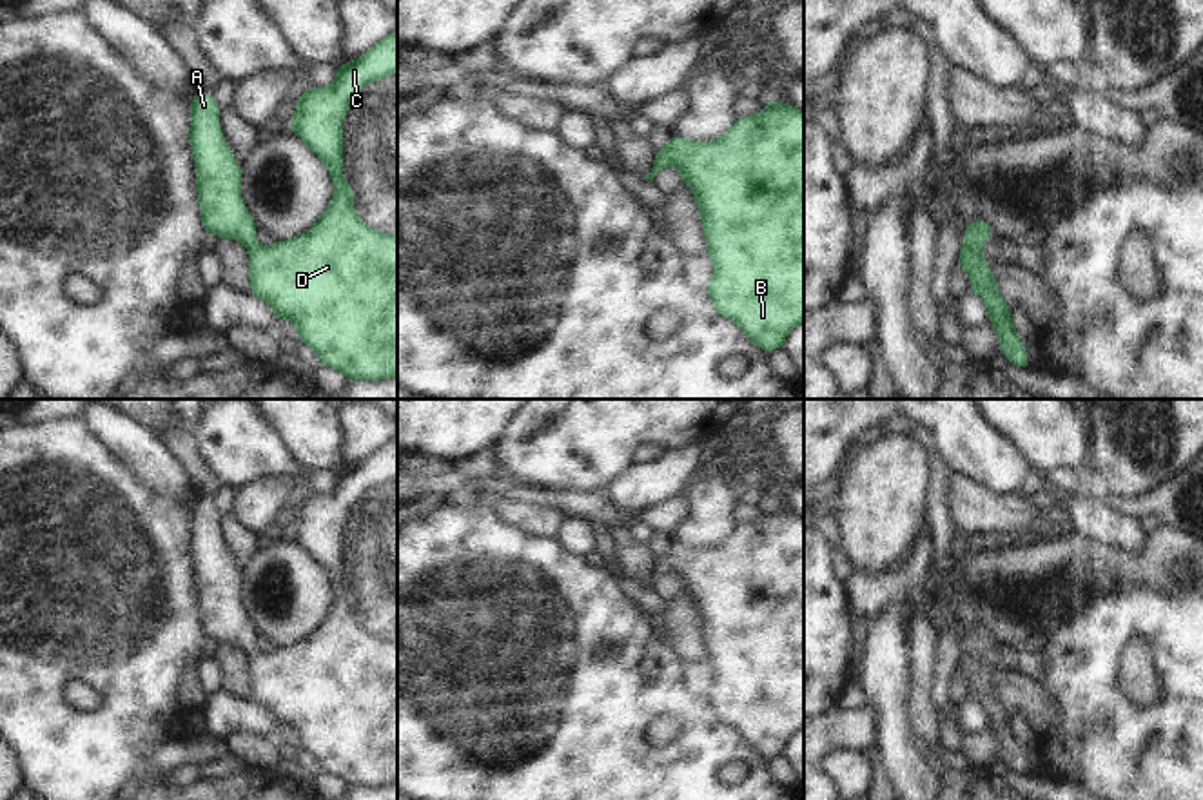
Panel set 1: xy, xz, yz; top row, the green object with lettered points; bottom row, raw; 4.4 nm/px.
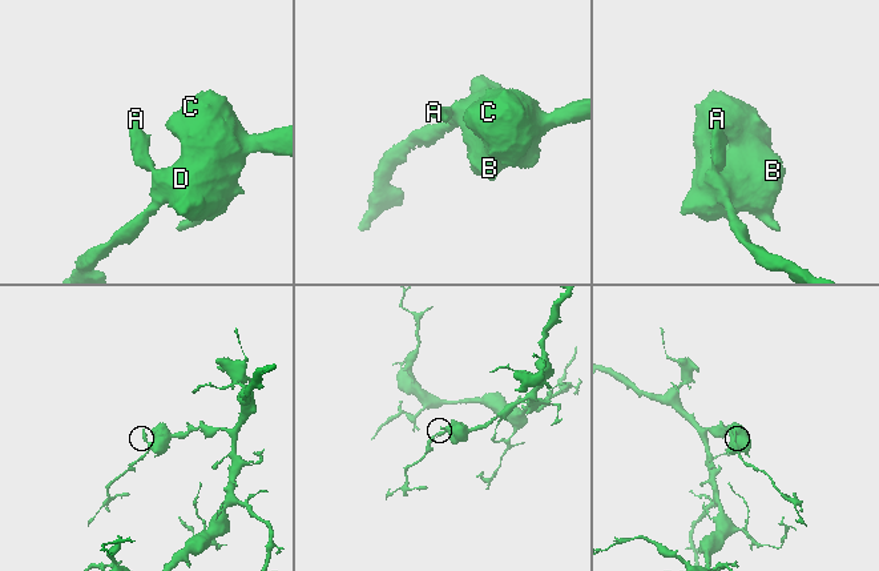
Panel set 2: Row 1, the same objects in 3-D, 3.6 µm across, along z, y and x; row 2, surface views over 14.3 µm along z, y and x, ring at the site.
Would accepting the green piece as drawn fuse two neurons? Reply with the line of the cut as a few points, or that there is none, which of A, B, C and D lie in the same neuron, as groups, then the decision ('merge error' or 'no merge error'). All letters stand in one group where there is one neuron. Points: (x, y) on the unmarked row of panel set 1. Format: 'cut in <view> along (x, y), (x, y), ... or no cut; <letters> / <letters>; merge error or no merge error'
no cut; A B C D; no merge error

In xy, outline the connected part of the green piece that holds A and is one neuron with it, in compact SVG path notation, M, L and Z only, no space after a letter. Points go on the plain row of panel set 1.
M397 437L354 468L345 468L330 493L308 493L296 508L290 539L325 570L334 602L319 626L301 642L261 653L256 628L241 608L241 573L220 533L212 499L196 499L191 508L189 553L194 562L201 633L216 644L238 646L249 655L250 700L263 706L276 727L296 731L321 771L347 785L381 787L397 780L397 640L381 640L354 617L354 595L343 584L343 526L359 497L377 484L397 481Z

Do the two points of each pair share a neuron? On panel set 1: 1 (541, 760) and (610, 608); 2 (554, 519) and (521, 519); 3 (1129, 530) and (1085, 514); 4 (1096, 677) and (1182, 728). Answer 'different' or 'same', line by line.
1: same
2: same
3: same
4: same

